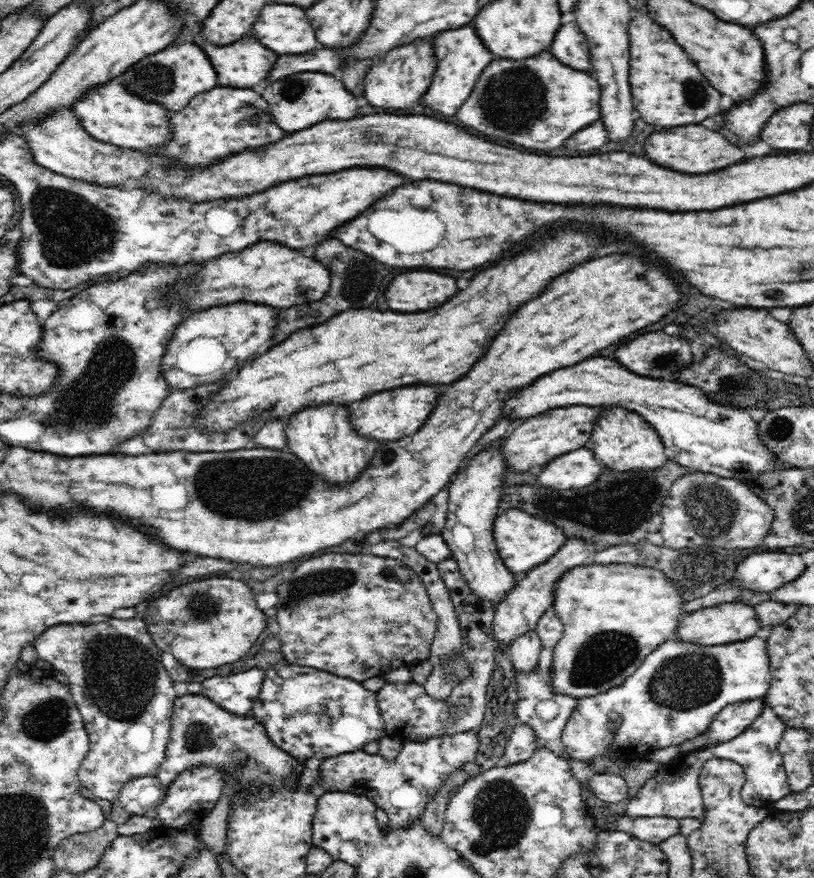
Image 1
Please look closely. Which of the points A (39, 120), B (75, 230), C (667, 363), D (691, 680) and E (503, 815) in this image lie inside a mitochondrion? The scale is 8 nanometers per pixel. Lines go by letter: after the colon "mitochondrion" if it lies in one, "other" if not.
A: other
B: mitochondrion
C: mitochondrion
D: mitochondrion
E: mitochondrion

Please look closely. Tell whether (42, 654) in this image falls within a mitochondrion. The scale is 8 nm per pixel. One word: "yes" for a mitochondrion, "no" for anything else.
no

